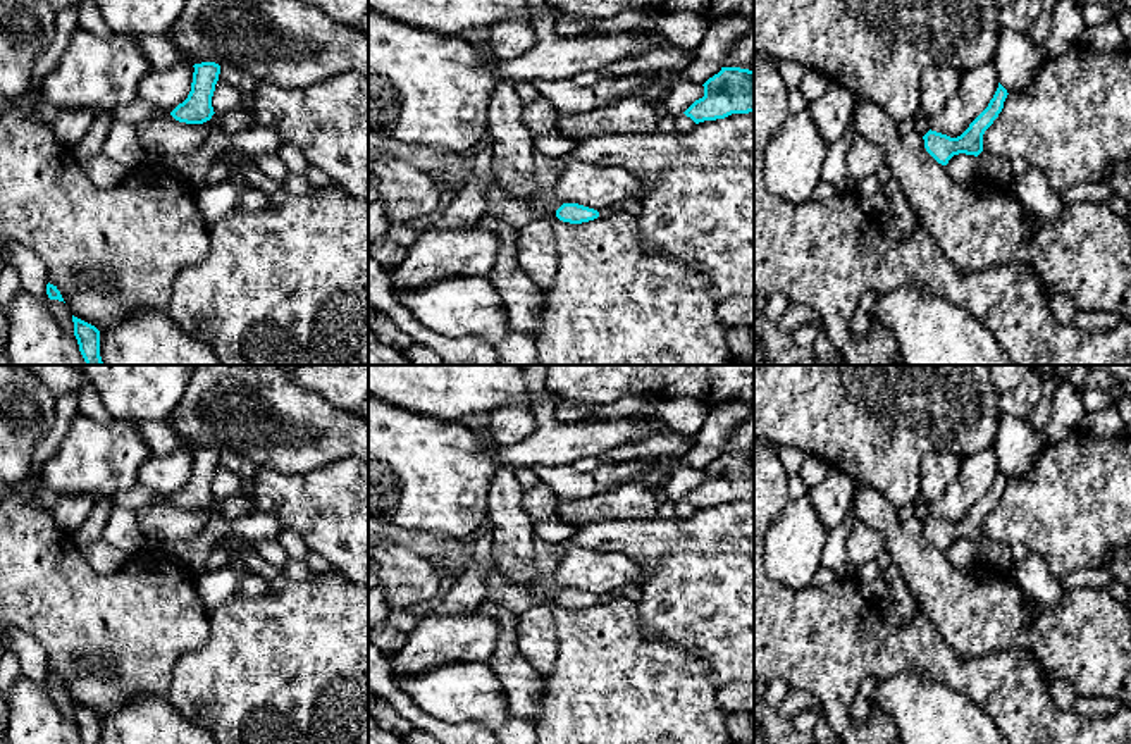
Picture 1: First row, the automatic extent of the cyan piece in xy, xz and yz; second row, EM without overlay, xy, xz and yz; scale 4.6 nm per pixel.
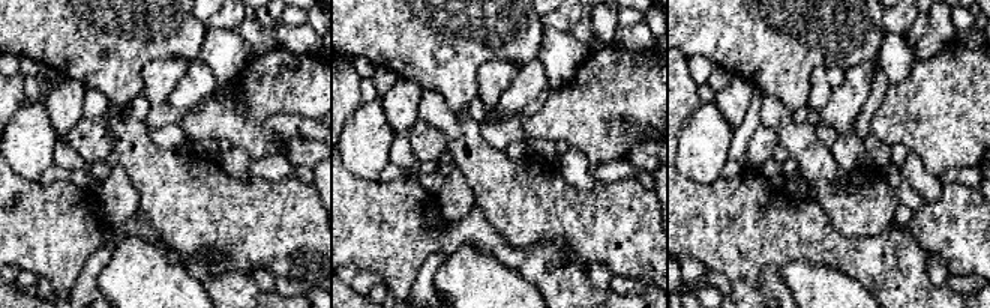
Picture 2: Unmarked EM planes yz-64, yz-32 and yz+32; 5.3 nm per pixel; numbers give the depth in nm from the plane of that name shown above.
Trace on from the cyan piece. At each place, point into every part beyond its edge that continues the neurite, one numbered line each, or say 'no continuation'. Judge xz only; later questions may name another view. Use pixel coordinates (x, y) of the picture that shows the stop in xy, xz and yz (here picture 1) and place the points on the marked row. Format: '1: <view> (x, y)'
no continuation

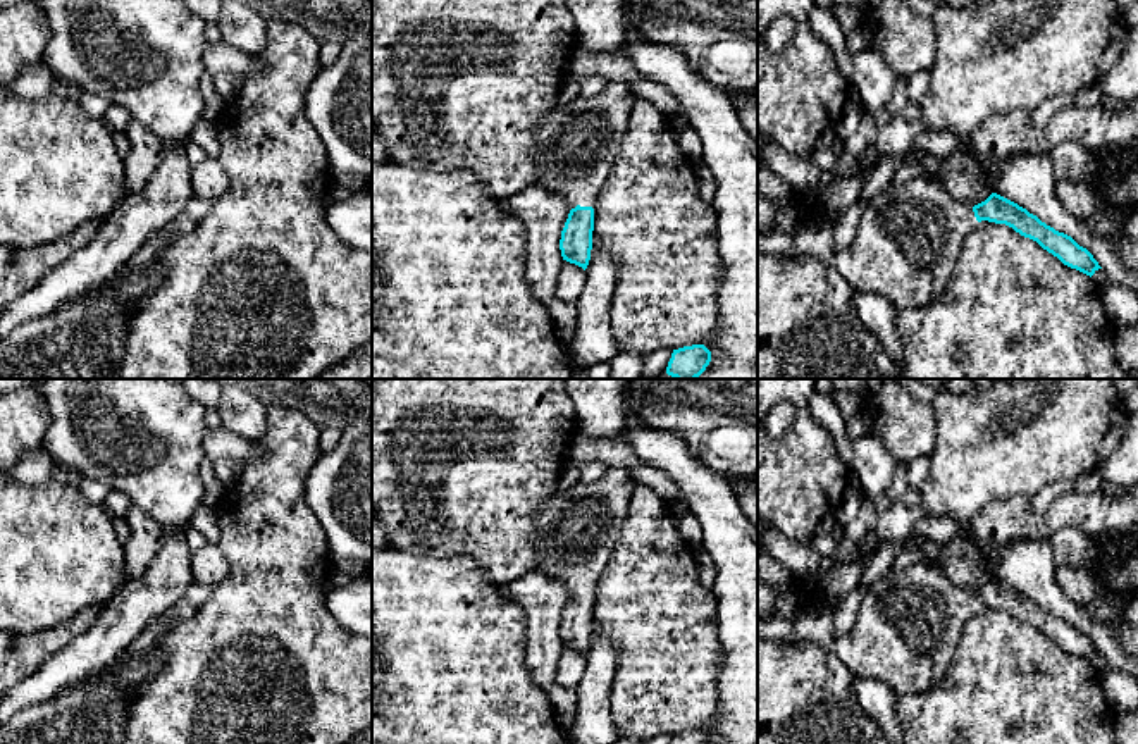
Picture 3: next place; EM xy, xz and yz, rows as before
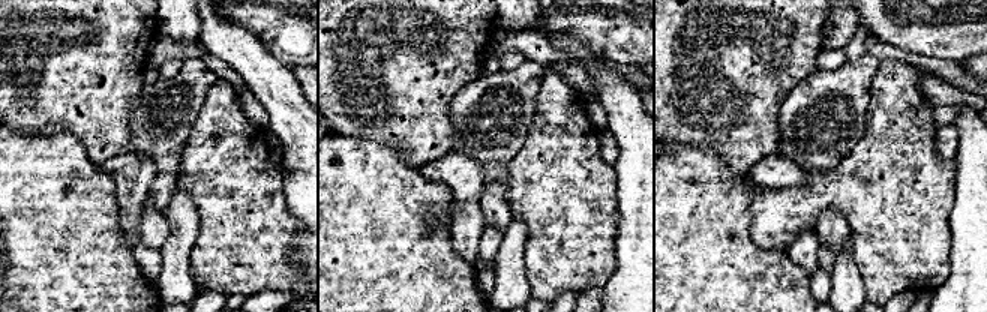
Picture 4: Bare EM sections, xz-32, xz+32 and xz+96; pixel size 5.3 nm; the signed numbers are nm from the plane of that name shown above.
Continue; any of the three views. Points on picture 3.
1: xz (575, 145)

